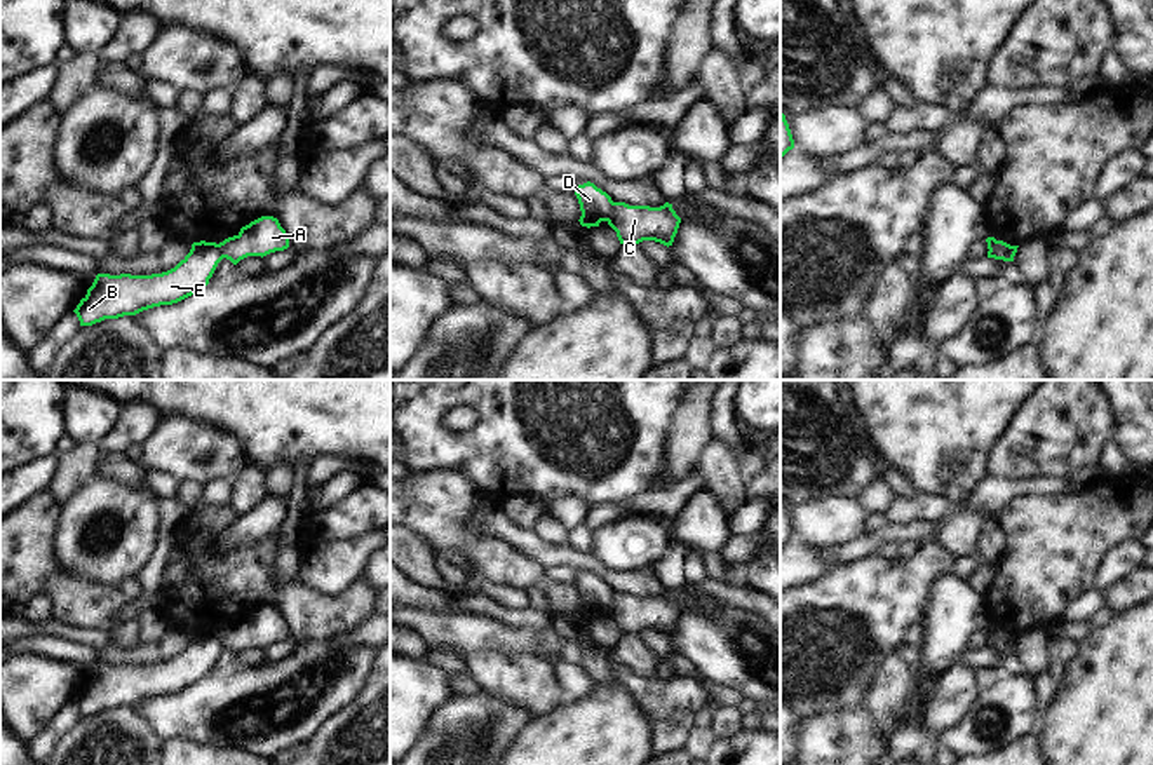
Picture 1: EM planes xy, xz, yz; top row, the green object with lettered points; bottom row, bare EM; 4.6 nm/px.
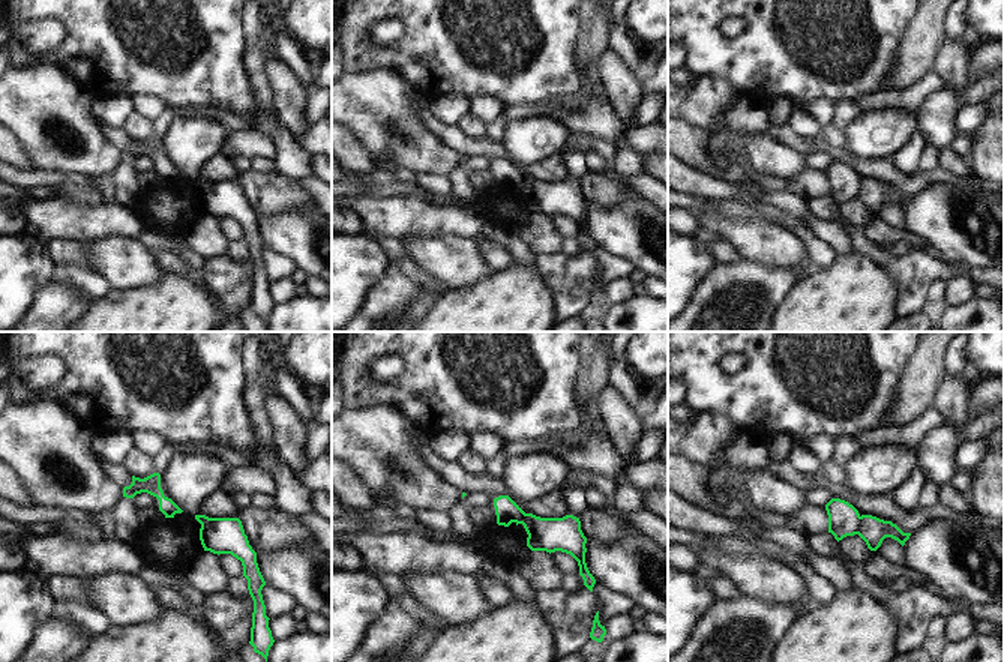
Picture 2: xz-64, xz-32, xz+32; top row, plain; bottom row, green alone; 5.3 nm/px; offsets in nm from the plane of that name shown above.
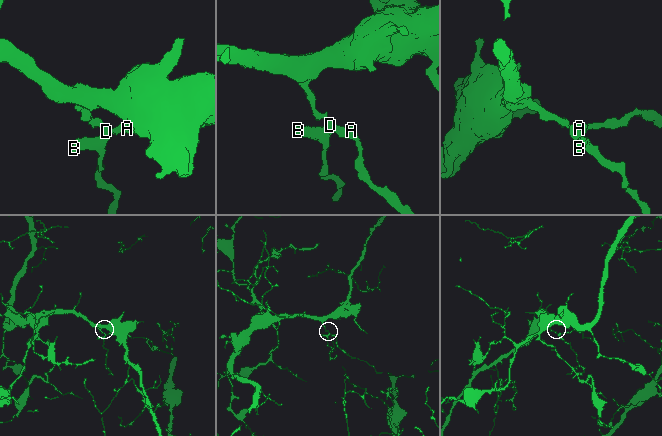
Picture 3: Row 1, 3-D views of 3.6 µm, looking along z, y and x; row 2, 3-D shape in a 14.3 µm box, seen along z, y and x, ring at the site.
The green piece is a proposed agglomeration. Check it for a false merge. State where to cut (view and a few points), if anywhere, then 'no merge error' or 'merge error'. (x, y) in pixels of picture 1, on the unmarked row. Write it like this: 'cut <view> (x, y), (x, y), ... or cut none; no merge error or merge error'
cut xz (613, 593), (613, 600), (605, 610); merge error

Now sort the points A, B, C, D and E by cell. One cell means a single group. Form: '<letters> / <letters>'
A C / B D E

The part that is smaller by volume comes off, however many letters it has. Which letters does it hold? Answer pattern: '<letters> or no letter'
A, C

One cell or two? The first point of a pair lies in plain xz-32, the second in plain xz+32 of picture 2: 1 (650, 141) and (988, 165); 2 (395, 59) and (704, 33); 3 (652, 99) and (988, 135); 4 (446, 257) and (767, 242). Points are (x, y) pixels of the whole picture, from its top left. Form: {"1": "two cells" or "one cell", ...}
{"1": "two cells", "2": "one cell", "3": "two cells", "4": "one cell"}

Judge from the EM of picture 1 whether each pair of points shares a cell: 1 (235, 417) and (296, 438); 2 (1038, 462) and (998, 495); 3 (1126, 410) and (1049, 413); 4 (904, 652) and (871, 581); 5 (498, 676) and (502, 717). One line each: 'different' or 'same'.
1: same
2: different
3: different
4: different
5: different

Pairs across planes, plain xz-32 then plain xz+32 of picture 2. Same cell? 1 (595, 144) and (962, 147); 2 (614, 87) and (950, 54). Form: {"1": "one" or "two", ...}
{"1": "two", "2": "one"}

